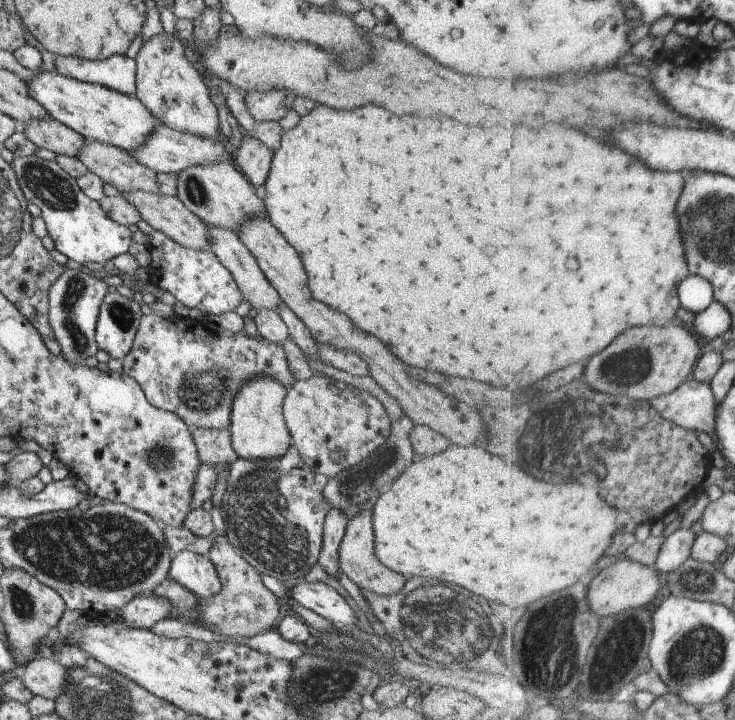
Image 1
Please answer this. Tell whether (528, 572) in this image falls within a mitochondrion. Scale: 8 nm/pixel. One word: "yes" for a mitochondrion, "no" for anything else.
no

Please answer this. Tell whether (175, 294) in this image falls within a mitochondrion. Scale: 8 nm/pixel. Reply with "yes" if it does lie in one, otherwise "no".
no

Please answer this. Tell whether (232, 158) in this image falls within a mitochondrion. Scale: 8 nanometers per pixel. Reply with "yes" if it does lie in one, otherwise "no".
no

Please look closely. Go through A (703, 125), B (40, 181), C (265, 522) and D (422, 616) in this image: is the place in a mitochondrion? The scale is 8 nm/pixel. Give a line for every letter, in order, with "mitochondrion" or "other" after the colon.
A: other
B: mitochondrion
C: mitochondrion
D: mitochondrion

